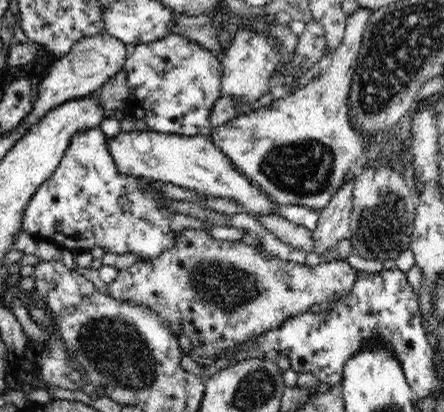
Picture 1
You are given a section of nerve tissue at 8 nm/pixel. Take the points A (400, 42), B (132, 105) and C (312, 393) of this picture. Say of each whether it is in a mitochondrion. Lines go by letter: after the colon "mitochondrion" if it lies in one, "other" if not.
A: mitochondrion
B: other
C: other

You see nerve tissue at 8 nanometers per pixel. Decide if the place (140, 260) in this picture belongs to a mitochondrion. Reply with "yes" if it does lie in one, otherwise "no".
no

